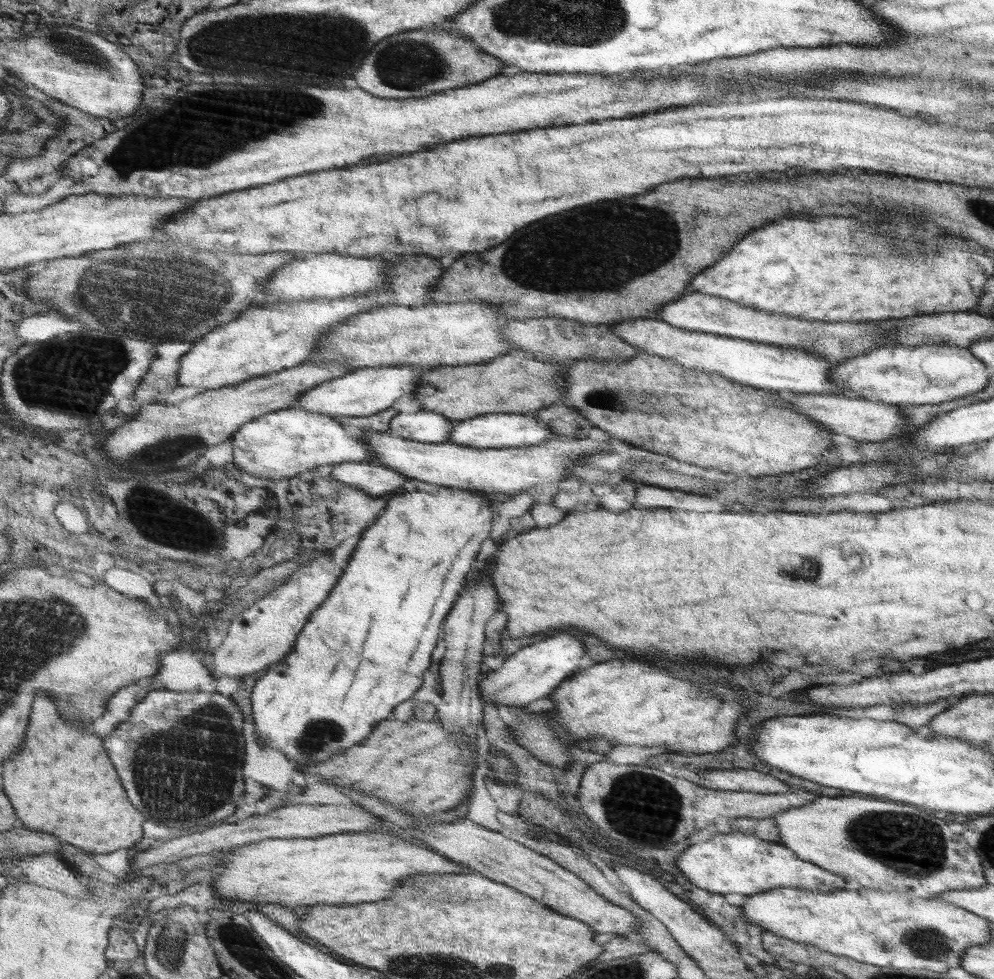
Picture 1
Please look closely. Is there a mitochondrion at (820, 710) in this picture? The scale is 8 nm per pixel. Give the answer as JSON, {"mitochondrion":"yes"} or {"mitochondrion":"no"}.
{"mitochondrion":"no"}

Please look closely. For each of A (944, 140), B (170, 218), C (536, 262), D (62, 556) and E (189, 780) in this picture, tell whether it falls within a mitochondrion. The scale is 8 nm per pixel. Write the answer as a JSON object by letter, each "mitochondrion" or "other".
{"A":"other","B":"other","C":"mitochondrion","D":"other","E":"mitochondrion"}

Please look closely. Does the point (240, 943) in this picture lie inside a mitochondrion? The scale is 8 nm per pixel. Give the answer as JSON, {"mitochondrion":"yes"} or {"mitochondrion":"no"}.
{"mitochondrion":"yes"}

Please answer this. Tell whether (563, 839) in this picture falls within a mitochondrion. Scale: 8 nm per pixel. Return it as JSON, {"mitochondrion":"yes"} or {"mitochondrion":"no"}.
{"mitochondrion":"no"}

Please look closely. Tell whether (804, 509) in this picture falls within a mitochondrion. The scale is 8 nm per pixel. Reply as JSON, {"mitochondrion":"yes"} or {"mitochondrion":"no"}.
{"mitochondrion":"no"}

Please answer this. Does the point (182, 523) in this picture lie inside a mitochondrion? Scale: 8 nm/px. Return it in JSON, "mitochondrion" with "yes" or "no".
{"mitochondrion":"yes"}

